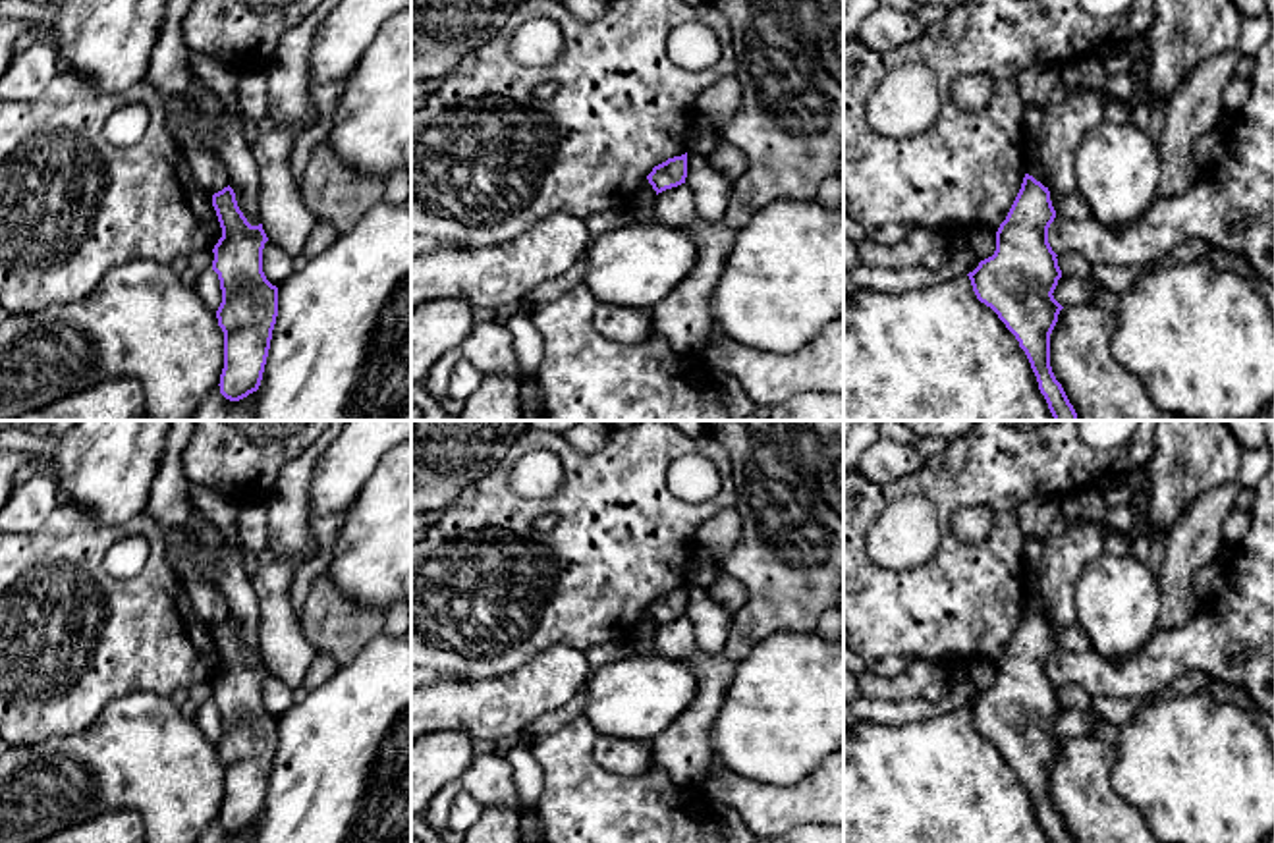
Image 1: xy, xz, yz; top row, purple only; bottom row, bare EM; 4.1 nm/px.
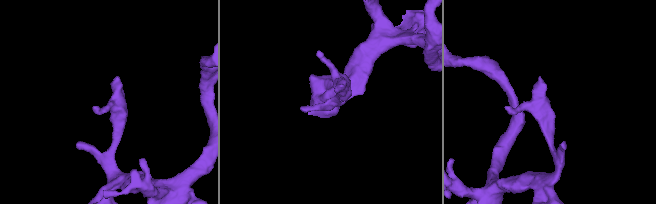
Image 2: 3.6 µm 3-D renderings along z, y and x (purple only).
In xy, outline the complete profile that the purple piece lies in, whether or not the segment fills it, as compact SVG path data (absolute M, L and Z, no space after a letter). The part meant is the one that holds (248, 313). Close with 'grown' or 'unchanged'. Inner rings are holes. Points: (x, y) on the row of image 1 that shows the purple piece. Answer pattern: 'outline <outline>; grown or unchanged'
outline M230 185L212 195L212 206L222 228L212 249L212 270L222 289L216 318L224 332L218 386L226 399L239 401L261 386L278 316L278 287L263 272L263 249L268 241L263 224L247 222Z; unchanged

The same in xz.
outline M687 152L681 156L668 158L666 162L652 168L647 176L652 189L658 193L685 183L687 177Z; unchanged

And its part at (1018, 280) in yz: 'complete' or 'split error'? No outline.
complete

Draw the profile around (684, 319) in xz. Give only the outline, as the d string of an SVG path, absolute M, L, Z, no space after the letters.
M695 220L683 228L697 249L689 274L651 309L652 328L681 355L697 357L714 326L710 297L730 257L739 230L724 220Z

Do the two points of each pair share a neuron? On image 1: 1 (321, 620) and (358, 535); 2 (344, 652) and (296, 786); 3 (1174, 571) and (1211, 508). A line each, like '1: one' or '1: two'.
1: two
2: two
3: one

